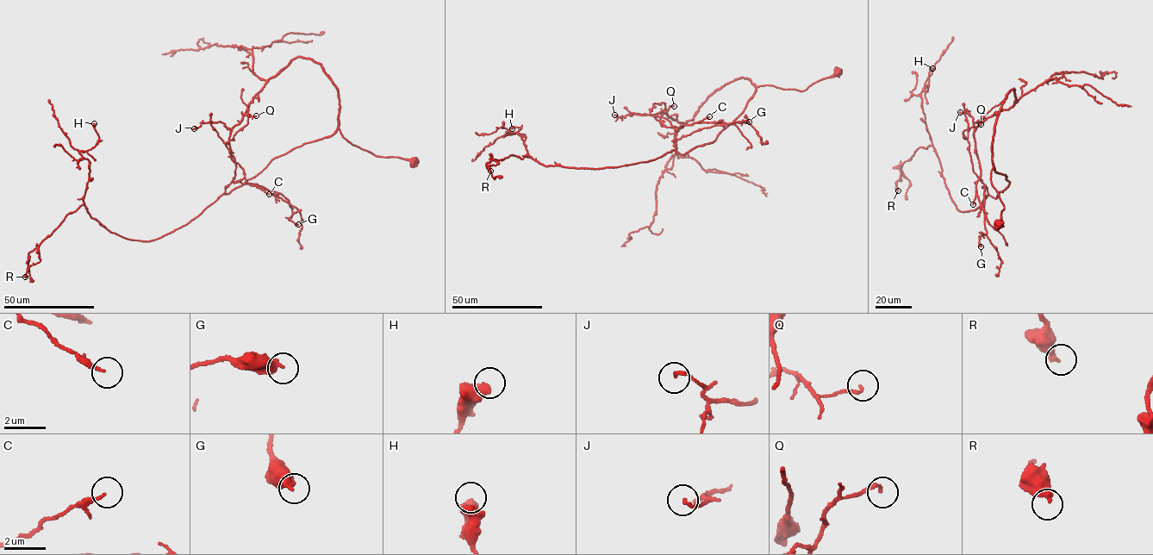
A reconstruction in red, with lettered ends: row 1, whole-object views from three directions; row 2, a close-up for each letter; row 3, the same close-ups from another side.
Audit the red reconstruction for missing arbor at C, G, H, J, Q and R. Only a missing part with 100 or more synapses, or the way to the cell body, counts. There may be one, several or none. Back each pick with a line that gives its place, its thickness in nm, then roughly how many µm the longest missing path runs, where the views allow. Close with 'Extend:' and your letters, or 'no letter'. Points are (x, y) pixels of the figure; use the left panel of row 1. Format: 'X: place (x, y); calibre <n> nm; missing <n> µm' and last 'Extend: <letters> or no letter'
Extend: no letter

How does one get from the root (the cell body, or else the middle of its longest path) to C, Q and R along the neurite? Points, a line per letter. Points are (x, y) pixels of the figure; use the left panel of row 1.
C: (414, 161), (343, 136), (336, 88), (298, 57), (253, 96), (228, 138), (246, 181), (269, 194)
Q: (414, 161), (343, 136), (336, 88), (310, 59), (271, 77), (249, 104), (246, 114), (256, 115)
R: (414, 161), (374, 155), (338, 128), (156, 240), (111, 233), (82, 204), (42, 240), (25, 277)

